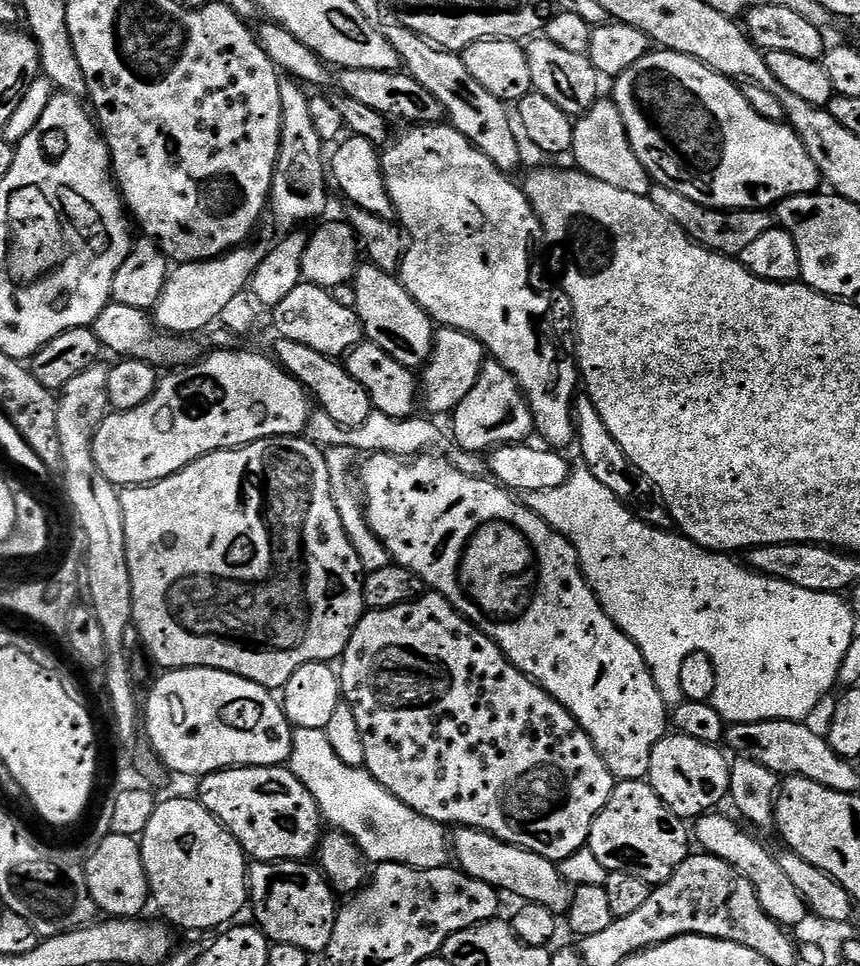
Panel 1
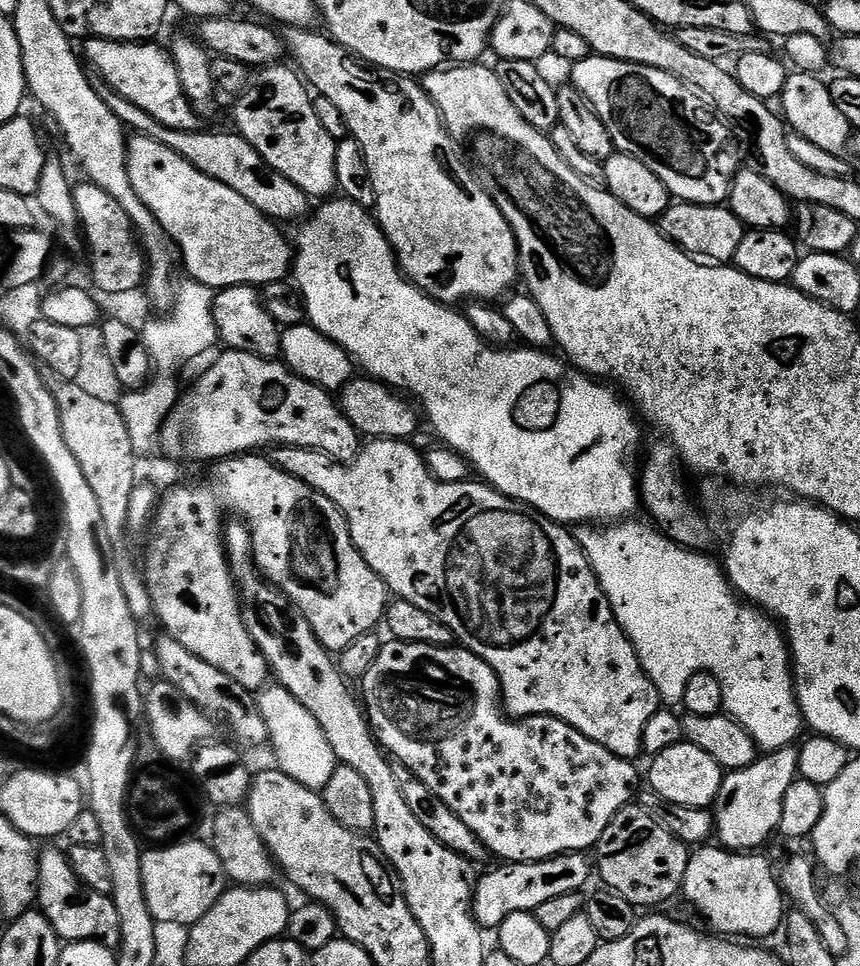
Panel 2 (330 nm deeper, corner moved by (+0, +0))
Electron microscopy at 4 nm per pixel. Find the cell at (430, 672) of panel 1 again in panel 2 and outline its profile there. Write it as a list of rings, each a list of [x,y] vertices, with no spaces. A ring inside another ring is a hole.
[[[401,640],[385,643],[378,658],[374,658],[374,666],[366,670],[362,687],[362,707],[368,717],[368,725],[372,727],[372,734],[376,737],[376,743],[395,763],[409,768],[442,803],[450,806],[450,810],[454,810],[454,814],[458,814],[458,818],[466,822],[468,829],[483,842],[493,857],[501,856],[501,861],[530,864],[533,860],[549,860],[552,856],[587,853],[595,849],[596,843],[602,838],[602,830],[610,826],[614,814],[618,814],[633,803],[634,793],[637,791],[637,765],[633,761],[624,760],[618,754],[606,750],[606,746],[598,746],[598,742],[586,738],[586,734],[574,730],[574,726],[553,716],[509,718],[502,707],[500,683],[494,670],[482,658],[478,658],[463,646],[407,644]]]

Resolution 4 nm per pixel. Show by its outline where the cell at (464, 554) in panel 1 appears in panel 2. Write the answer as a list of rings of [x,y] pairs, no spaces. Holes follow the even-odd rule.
[[[373,439],[361,447],[360,453],[351,464],[337,464],[329,456],[321,452],[314,452],[310,448],[285,448],[276,446],[271,449],[270,459],[276,468],[281,468],[286,474],[298,478],[303,484],[309,484],[316,492],[321,492],[348,521],[348,532],[352,535],[354,546],[362,554],[362,558],[382,578],[389,593],[393,597],[410,602],[418,606],[418,610],[426,610],[438,622],[448,627],[453,637],[469,652],[482,658],[494,670],[494,674],[500,683],[500,695],[502,707],[509,717],[523,718],[526,716],[553,716],[586,734],[598,746],[606,746],[614,754],[618,754],[624,760],[635,761],[643,753],[642,730],[646,730],[646,722],[654,718],[656,712],[661,711],[662,701],[654,682],[645,674],[644,667],[640,664],[638,654],[634,646],[628,640],[628,635],[620,628],[620,624],[614,618],[610,602],[590,566],[590,562],[584,557],[584,551],[576,541],[575,535],[565,525],[549,520],[548,517],[536,511],[534,508],[522,504],[518,500],[511,500],[496,489],[488,487],[487,483],[472,484],[447,484],[438,482],[430,474],[427,464],[424,462],[421,449],[411,448],[411,443],[402,440]]]

